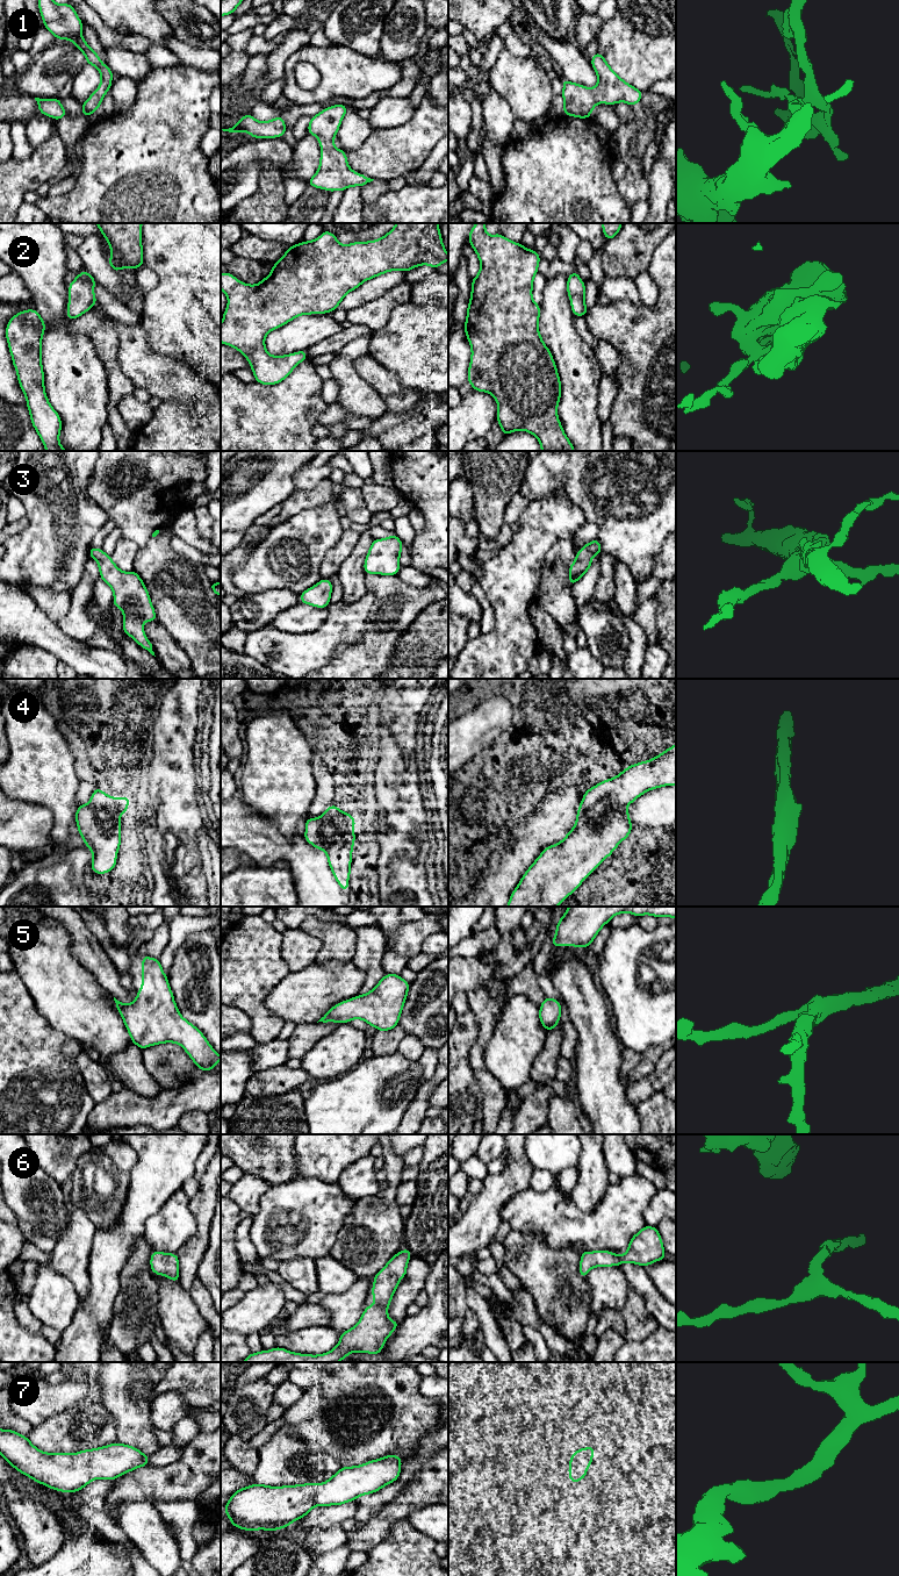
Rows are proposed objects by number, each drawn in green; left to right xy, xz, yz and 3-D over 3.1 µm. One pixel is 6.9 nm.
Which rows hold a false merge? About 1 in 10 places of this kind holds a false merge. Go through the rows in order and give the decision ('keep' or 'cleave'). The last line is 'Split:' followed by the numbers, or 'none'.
1: keep
2: keep
3: keep
4: keep
5: keep
6: keep
7: keep
Split: none

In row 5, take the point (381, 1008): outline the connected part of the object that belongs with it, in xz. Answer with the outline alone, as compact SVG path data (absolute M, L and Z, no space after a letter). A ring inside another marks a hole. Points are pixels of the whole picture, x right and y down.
M386 974L369 993L336 1004L318 1022L364 1019L379 1031L389 1031L398 1025L409 987L400 975Z

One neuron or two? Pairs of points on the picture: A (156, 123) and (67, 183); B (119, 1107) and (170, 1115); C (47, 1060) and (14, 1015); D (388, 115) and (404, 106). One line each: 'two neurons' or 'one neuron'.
A: two neurons
B: one neuron
C: one neuron
D: one neuron

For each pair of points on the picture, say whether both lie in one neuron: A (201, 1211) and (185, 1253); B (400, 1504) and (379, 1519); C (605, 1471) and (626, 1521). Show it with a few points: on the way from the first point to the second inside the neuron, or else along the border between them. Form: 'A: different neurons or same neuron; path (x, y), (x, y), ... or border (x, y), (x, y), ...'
A: same neuron; path (202, 1222), (202, 1234), (195, 1243)
B: same neuron; path (395, 1509), (383, 1519)
C: same neuron; path (616, 1483), (616, 1491), (623, 1499), (623, 1509)

